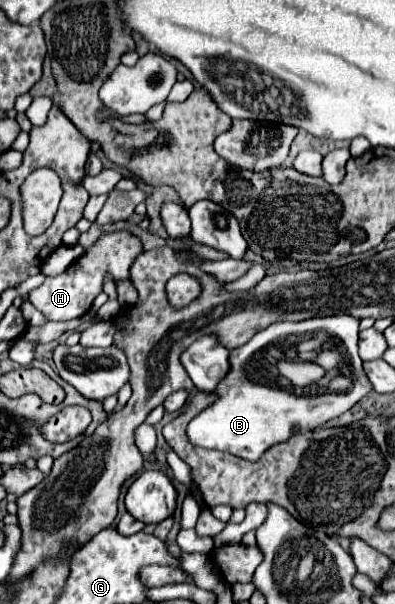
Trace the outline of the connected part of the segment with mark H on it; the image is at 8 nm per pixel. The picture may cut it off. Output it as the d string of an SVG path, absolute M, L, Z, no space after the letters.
M127 231L105 233L91 249L87 249L81 259L75 261L73 267L57 277L45 279L43 285L29 291L27 301L31 301L45 315L47 321L69 321L83 317L91 309L93 299L101 293L105 273L111 273L115 279L129 279L129 267L141 251L141 241Z

